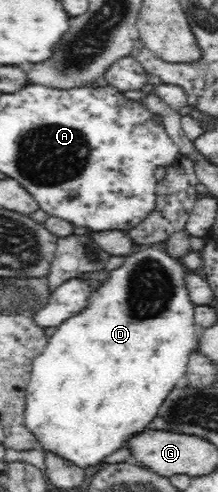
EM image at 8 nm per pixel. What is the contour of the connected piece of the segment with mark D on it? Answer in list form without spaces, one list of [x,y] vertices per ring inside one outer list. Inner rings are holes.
[[[146,249],[140,251],[132,257],[128,257],[119,269],[111,271],[110,277],[106,281],[99,283],[96,291],[89,296],[88,307],[82,309],[76,315],[65,319],[65,321],[49,333],[44,351],[34,358],[31,376],[25,389],[25,406],[23,411],[23,420],[27,430],[33,433],[39,449],[44,453],[53,453],[56,457],[73,463],[82,470],[96,469],[103,465],[104,459],[126,446],[126,441],[132,439],[134,435],[142,433],[148,429],[148,423],[156,418],[160,411],[160,406],[178,383],[178,379],[185,377],[187,365],[191,351],[196,349],[198,337],[202,329],[196,326],[194,319],[195,303],[189,298],[187,283],[184,282],[186,271],[180,263],[172,261],[167,251],[158,251],[158,249]]]

